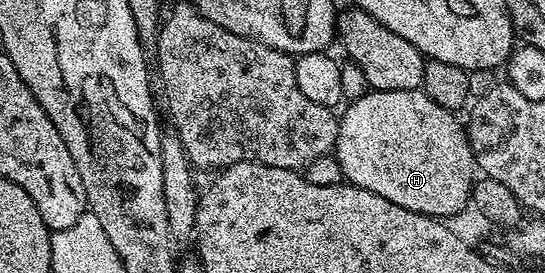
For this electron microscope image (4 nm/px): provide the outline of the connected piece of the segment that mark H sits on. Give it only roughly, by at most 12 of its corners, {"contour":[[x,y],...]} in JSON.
{"contour":[[425,91],[345,104],[347,183],[421,215],[470,203],[463,120]]}

